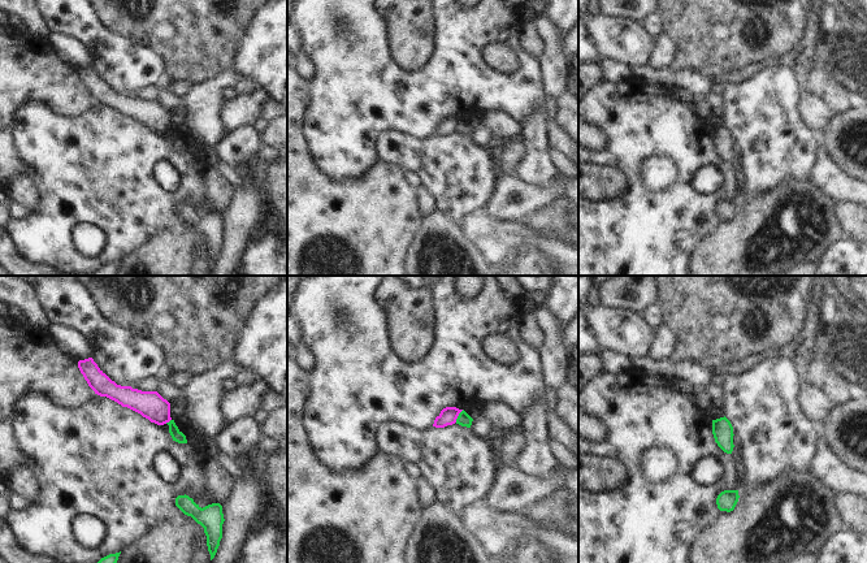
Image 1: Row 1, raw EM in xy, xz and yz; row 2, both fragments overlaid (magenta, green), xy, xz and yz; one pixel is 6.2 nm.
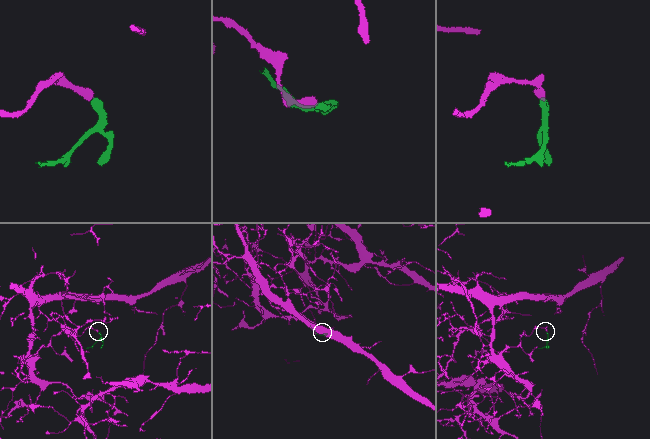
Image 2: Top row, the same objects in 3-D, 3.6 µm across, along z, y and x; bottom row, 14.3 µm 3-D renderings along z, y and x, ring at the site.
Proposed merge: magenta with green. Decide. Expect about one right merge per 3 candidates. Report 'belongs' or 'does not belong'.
does not belong

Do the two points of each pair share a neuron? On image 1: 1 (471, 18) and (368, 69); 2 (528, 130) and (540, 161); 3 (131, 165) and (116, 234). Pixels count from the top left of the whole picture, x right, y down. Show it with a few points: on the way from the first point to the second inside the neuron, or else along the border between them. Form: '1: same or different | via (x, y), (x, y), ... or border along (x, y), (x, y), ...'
1: same | via (454, 47), (424, 77), (397, 77)
2: same | via (534, 138), (536, 154)
3: same | via (125, 182), (125, 217)

